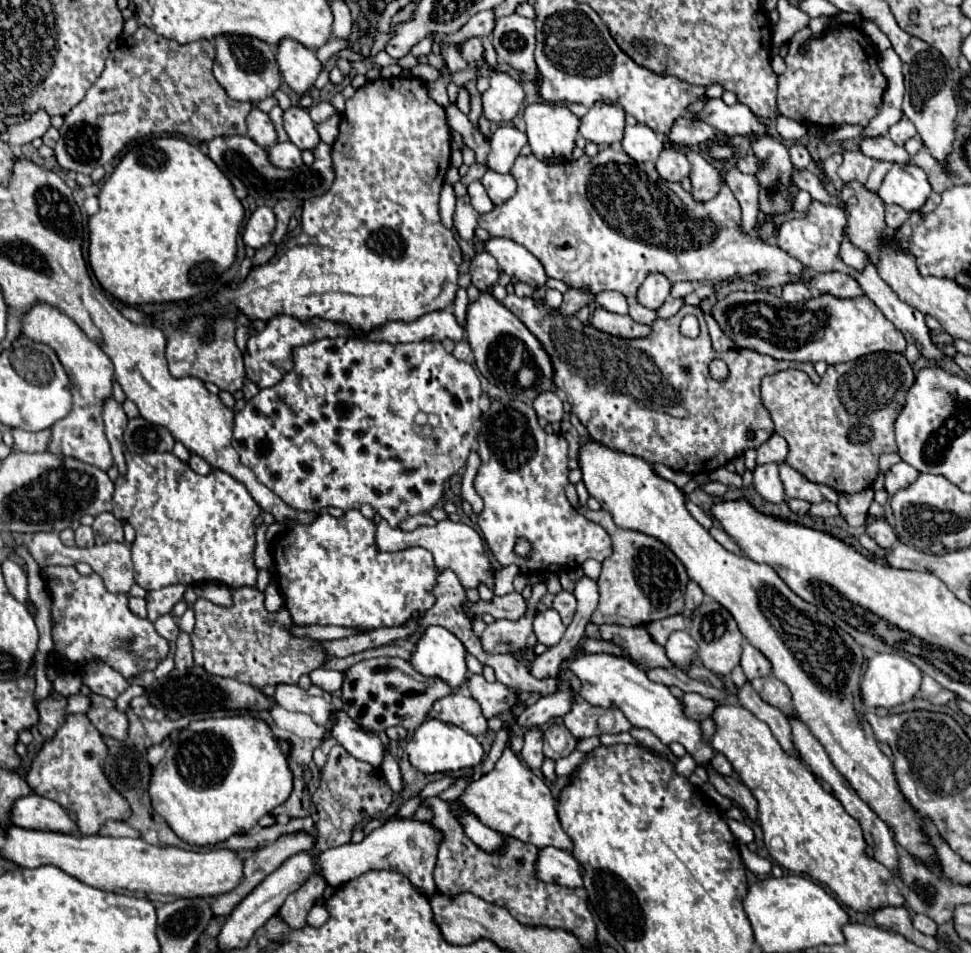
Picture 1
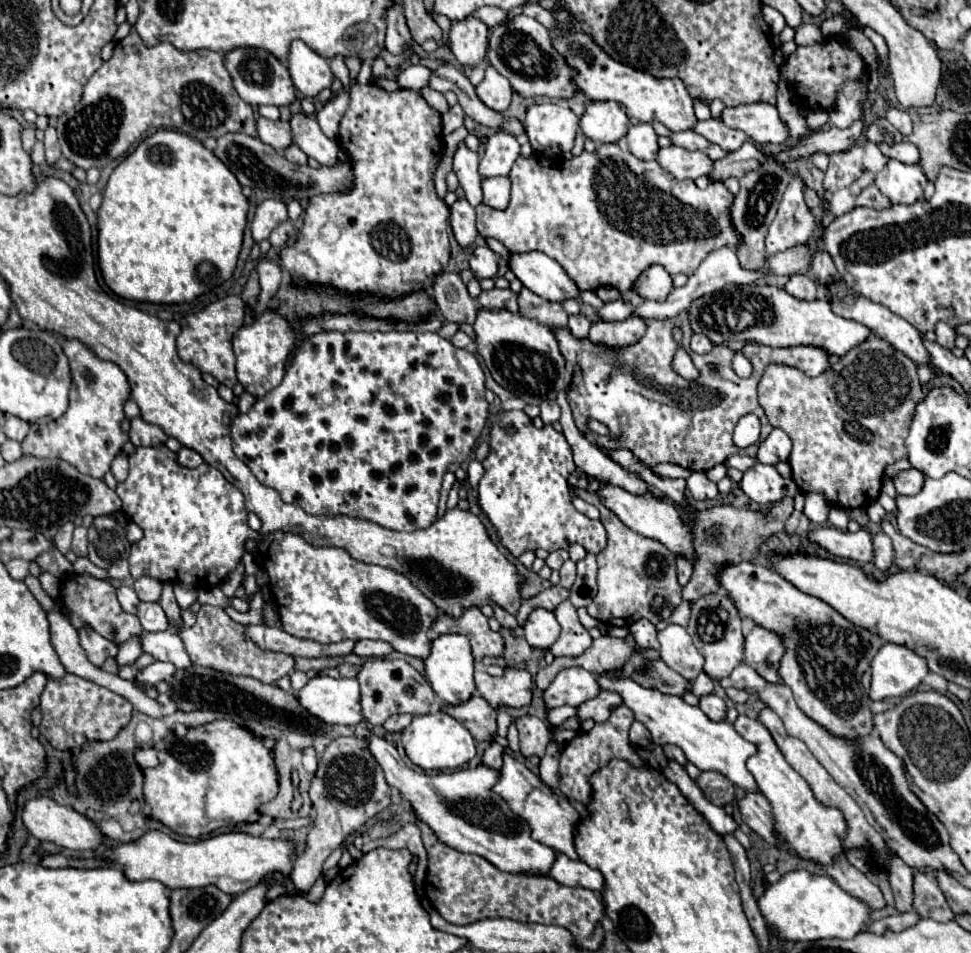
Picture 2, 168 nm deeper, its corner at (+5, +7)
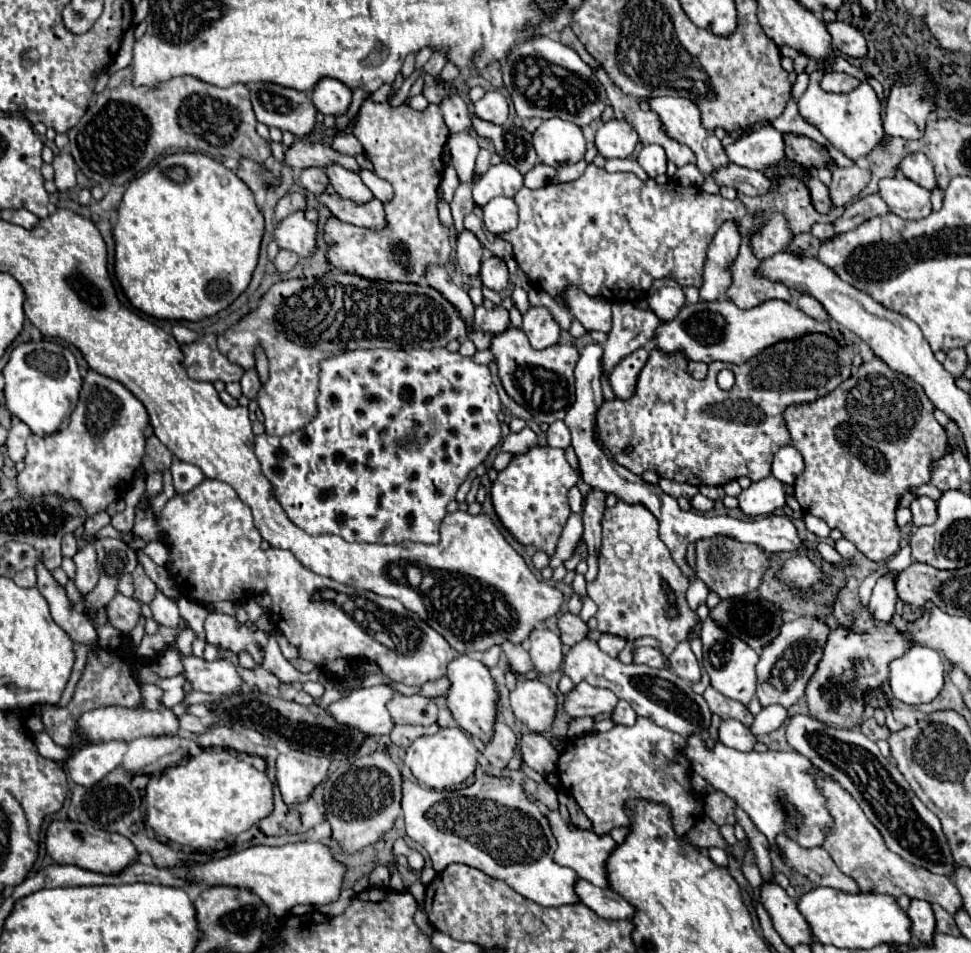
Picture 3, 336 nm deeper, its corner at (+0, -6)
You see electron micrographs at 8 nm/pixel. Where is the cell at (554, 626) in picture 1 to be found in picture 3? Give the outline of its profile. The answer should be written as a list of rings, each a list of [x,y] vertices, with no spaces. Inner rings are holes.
[[[534,629],[530,633],[530,657],[532,663],[536,667],[536,671],[540,673],[552,673],[560,667],[562,663],[562,641],[558,637],[558,633],[550,631],[550,629]]]

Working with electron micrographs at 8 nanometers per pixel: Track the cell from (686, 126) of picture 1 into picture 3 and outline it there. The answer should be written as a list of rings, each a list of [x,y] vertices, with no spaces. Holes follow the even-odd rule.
[[[760,127],[746,137],[736,139],[724,147],[730,163],[746,169],[766,169],[772,163],[784,159],[782,133],[772,127]]]

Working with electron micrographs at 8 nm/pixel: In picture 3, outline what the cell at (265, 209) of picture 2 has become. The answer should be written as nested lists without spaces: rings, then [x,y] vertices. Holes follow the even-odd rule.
[[[296,211],[282,221],[274,223],[274,241],[280,249],[310,257],[316,247],[316,223],[306,221],[304,211]]]

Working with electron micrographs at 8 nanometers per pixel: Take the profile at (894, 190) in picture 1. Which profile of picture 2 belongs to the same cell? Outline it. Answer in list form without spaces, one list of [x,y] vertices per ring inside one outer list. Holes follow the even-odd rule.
[[[889,160],[875,176],[875,186],[891,200],[891,204],[913,204],[923,196],[927,178],[919,166]]]

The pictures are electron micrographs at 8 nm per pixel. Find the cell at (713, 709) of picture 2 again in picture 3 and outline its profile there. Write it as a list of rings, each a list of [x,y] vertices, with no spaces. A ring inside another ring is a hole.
[[[722,719],[720,727],[718,727],[718,741],[724,743],[726,747],[732,747],[738,751],[752,751],[756,737],[740,721],[724,721]]]

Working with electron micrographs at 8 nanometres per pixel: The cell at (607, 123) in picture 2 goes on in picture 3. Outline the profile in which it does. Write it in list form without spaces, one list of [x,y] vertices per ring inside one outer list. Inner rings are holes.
[[[612,119],[598,127],[594,145],[598,153],[606,159],[626,159],[634,153],[638,143],[636,129],[626,119]]]

